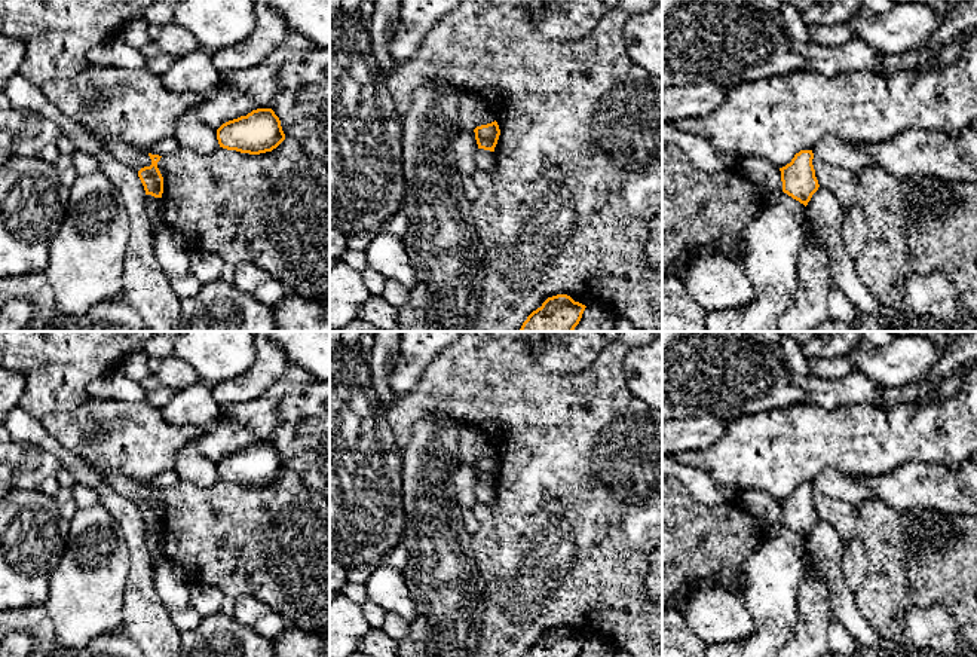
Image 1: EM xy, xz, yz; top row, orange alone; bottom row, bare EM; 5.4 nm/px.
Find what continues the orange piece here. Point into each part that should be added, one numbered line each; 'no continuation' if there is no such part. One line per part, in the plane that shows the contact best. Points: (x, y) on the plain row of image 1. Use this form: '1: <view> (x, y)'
no continuation

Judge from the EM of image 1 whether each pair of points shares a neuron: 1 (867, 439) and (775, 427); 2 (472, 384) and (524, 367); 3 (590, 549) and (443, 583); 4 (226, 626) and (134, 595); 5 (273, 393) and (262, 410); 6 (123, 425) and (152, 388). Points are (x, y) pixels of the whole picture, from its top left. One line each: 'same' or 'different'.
1: same
2: same
3: different
4: different
5: same
6: different

